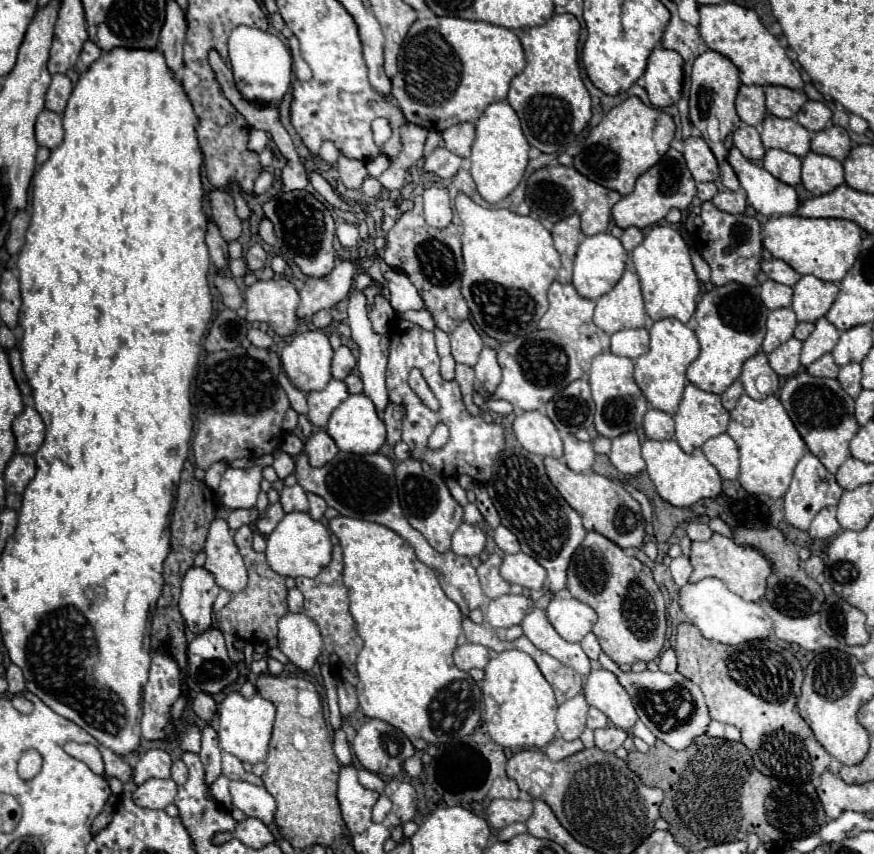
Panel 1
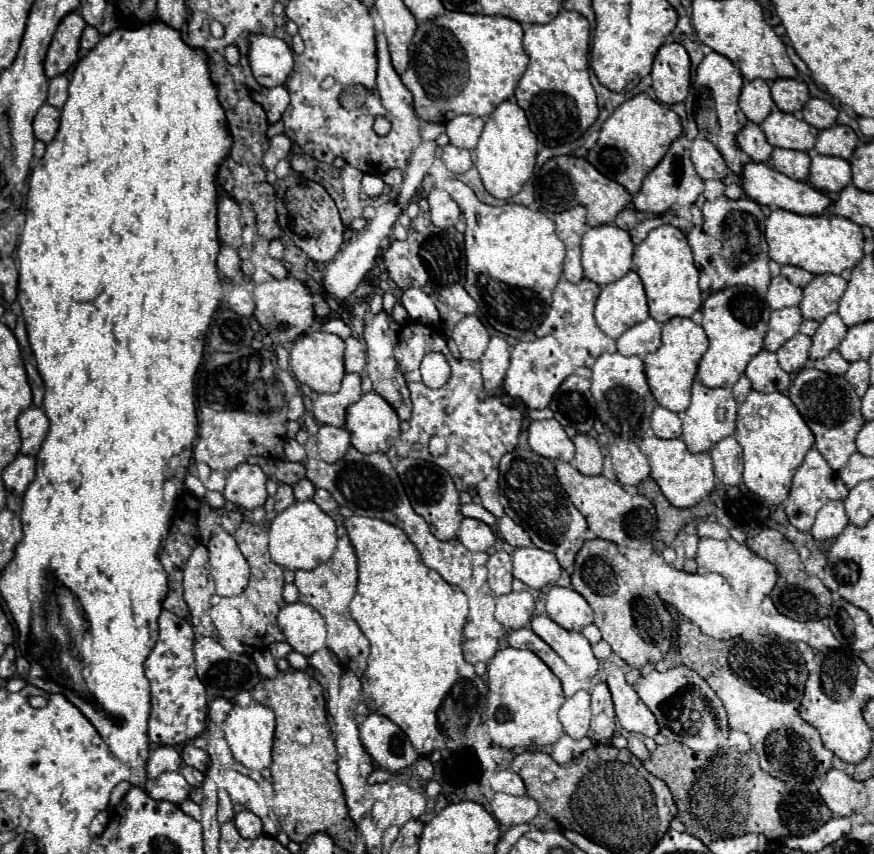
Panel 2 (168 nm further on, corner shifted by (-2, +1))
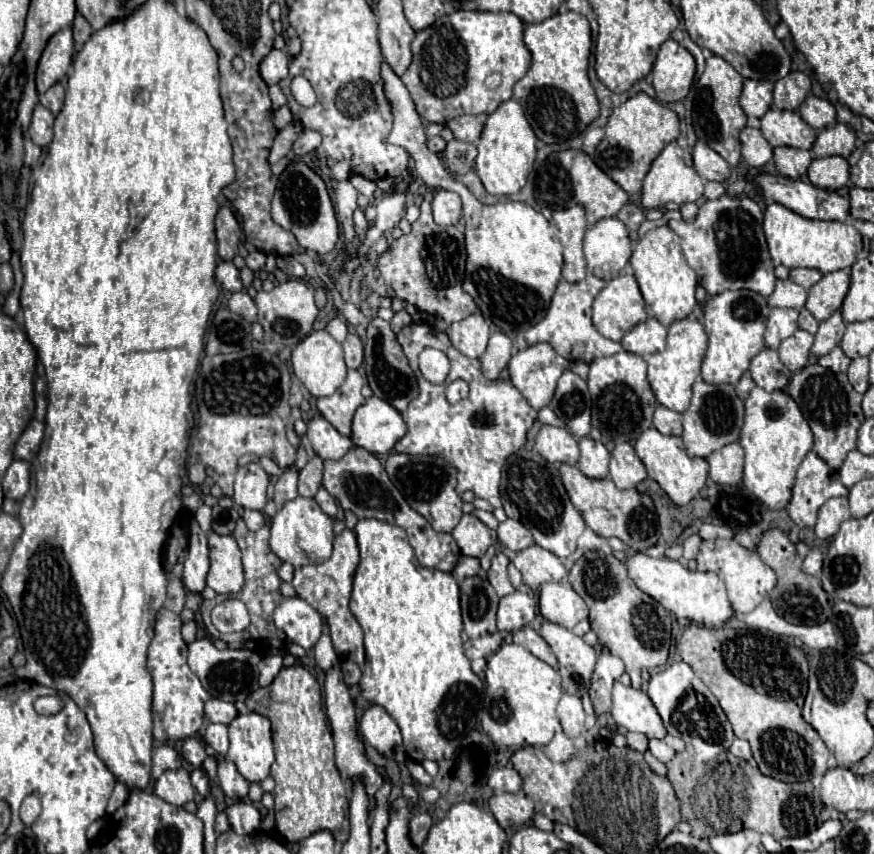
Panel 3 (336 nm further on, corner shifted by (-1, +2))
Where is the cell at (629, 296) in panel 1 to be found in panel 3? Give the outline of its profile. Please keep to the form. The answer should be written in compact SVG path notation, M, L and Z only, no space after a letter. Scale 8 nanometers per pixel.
M632 272L612 278L594 298L592 322L604 338L614 342L620 342L626 332L646 318L646 304Z

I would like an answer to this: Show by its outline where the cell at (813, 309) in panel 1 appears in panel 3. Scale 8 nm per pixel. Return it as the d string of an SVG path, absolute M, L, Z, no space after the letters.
M844 270L824 274L822 280L808 290L808 300L806 300L808 312L818 322L830 318L836 310L840 310L848 288L850 288L850 276Z

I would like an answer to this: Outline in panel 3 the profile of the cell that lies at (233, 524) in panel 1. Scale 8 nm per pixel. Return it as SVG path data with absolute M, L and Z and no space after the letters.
M218 504L212 506L212 532L224 536L224 534L232 534L236 528L236 520L238 520L238 512L236 508L220 508Z

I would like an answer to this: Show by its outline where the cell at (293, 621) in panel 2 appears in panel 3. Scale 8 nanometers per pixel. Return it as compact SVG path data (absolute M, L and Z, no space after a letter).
M292 596L284 598L274 610L274 624L286 636L300 644L304 650L310 650L322 632L322 618L320 614L302 598Z

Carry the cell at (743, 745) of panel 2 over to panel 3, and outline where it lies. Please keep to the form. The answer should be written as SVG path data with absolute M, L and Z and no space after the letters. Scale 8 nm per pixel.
M734 740L734 744L730 746L730 752L732 752L736 758L742 758L742 760L750 760L750 758L752 758L750 744L748 744L746 740Z

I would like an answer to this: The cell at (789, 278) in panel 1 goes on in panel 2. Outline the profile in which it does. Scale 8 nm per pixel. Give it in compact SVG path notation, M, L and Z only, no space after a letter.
M781 265L781 275L785 275L797 287L805 287L813 277L809 271L805 271L805 269L797 267L797 265Z

